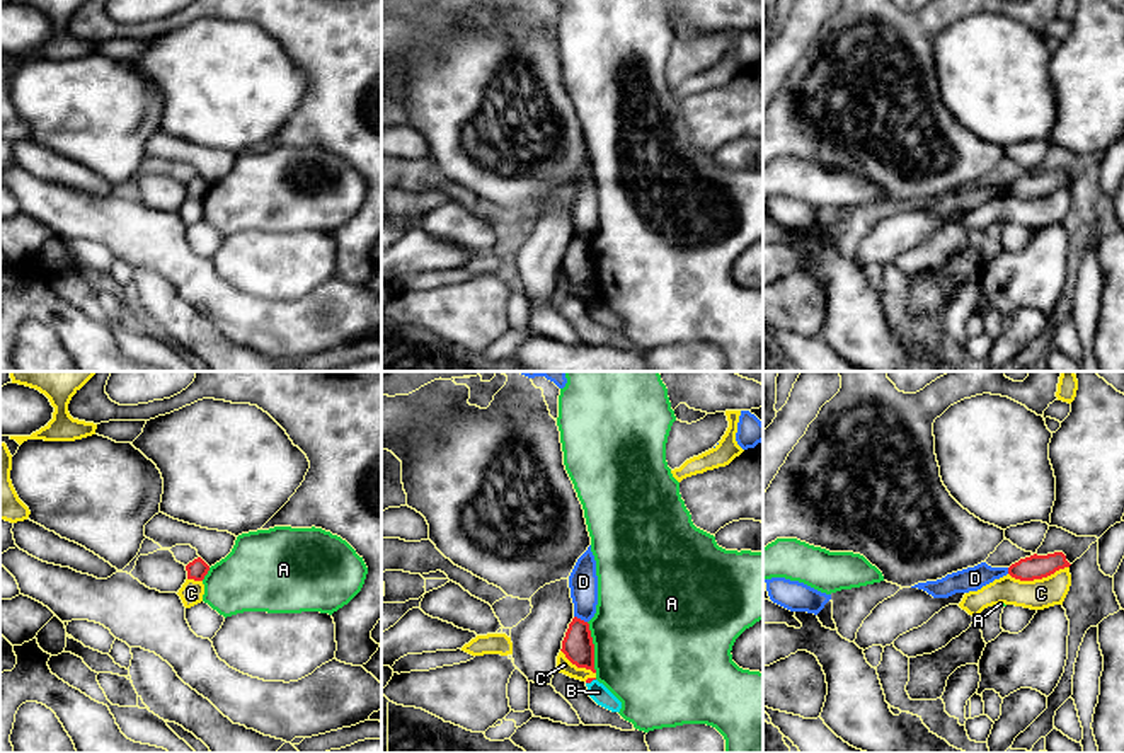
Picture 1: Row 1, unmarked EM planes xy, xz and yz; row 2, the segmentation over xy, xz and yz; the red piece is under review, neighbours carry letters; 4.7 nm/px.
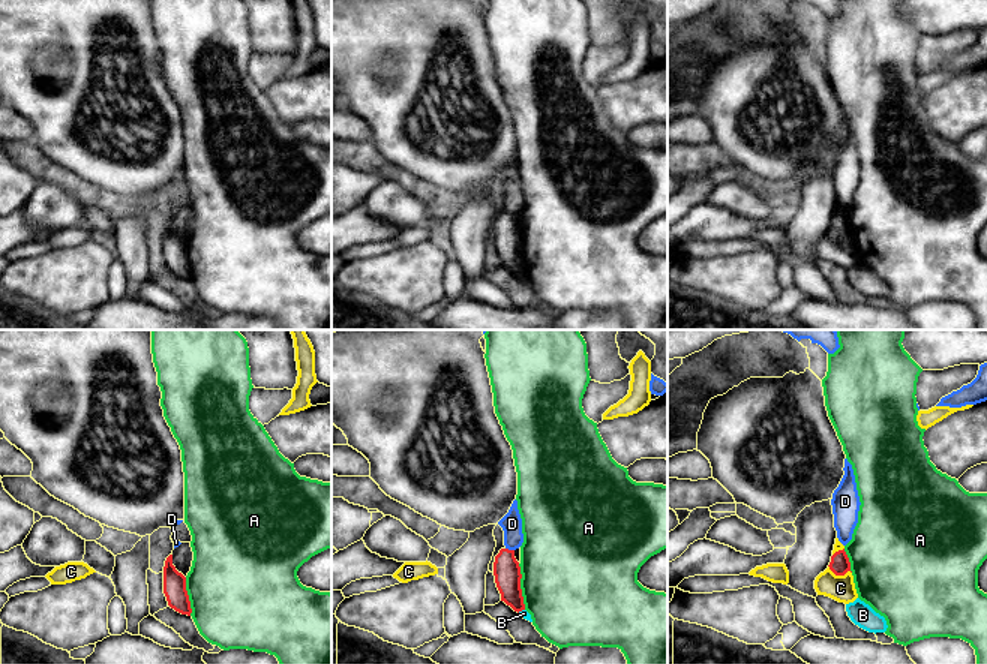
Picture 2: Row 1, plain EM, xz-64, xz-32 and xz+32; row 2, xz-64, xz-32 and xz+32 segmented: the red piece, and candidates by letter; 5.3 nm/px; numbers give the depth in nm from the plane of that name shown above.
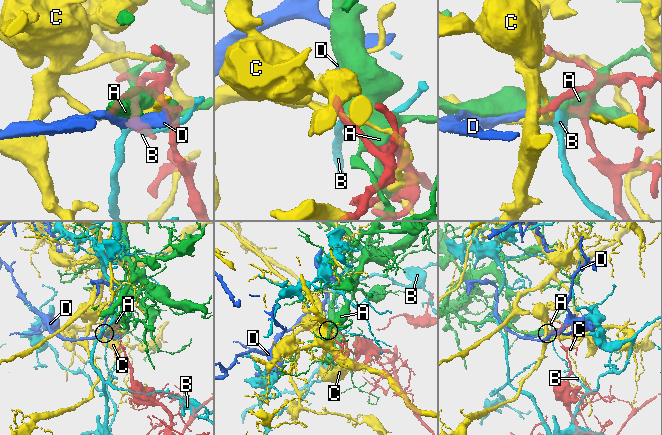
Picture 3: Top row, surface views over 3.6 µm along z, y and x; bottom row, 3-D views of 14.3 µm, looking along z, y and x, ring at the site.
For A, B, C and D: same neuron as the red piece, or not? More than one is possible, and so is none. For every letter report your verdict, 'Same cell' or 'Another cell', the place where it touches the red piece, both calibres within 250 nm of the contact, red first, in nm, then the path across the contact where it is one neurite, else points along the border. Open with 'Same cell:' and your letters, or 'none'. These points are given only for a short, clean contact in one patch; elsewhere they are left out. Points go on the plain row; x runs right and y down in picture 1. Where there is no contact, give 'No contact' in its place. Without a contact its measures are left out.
Same cell: none
A: Another cell. Touches red at xz (593, 266). Thickness 150 nm (red) against 500 nm
B: Another cell. Touches red at xz (590, 300). Thickness 20 nm (red) against 90 nm. Boundary: xz (595, 297), (586, 302)
C: Another cell. Touches red at yz (1037, 196). Thickness 110 nm (red) against 140 nm
D: Another cell. Touches red at xz (579, 237). Thickness 150 nm (red) against 140 nm. Boundary: xz (574, 234), (586, 241)

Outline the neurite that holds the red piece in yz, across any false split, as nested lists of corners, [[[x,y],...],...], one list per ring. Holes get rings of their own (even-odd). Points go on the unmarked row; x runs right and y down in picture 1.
[[[1054,170],[1047,174],[1030,174],[1020,177],[1018,181],[1008,186],[1008,193],[1020,199],[1034,199],[1042,198],[1054,193],[1059,187],[1070,186],[1071,182],[1066,179],[1063,170]]]

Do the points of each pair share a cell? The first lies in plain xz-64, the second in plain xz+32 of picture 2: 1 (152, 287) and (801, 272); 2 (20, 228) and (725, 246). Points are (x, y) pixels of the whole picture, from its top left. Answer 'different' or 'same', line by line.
1: same
2: different

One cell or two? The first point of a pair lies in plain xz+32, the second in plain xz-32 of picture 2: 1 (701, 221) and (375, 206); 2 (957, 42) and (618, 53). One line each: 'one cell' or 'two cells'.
1: two cells
2: one cell

